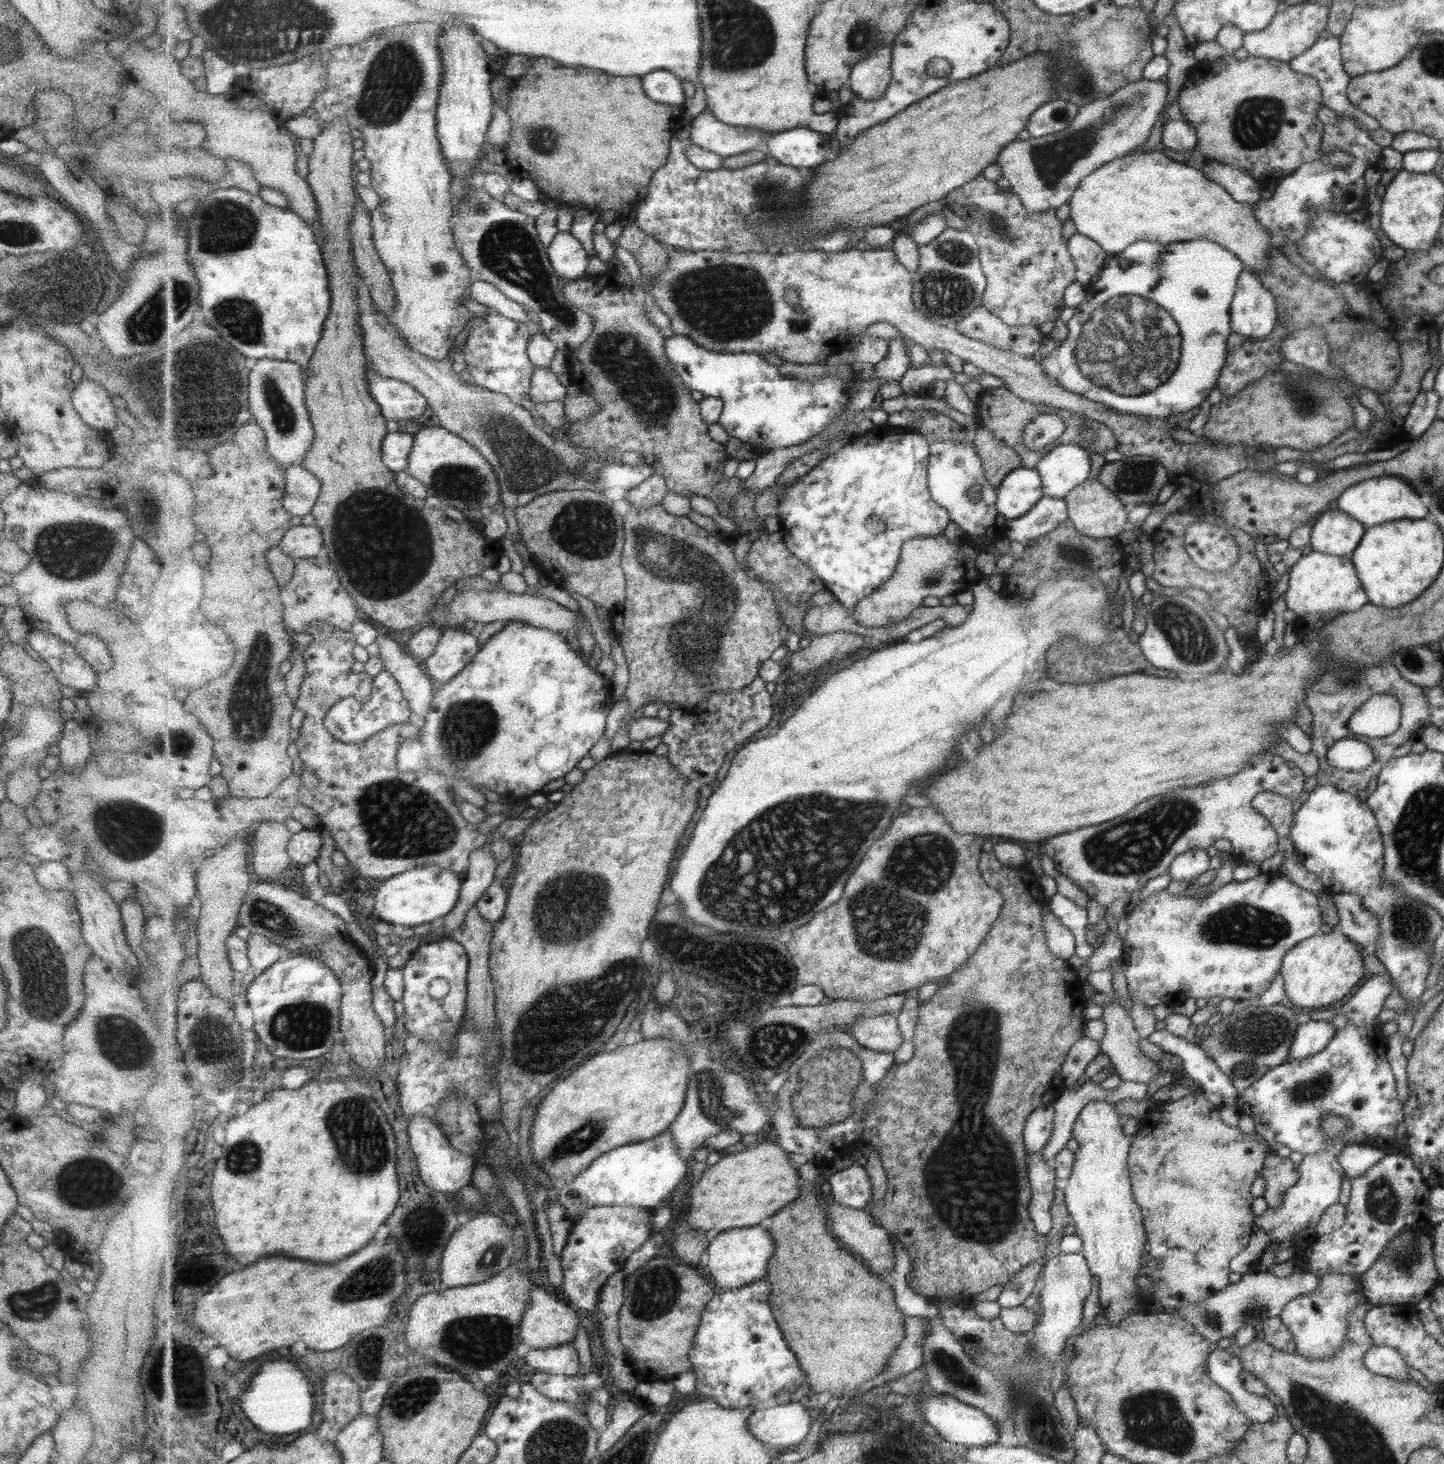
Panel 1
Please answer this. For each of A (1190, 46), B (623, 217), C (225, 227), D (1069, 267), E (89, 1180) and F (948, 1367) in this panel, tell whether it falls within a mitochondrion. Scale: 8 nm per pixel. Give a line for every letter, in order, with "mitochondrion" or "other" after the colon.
A: other
B: other
C: mitochondrion
D: other
E: mitochondrion
F: mitochondrion

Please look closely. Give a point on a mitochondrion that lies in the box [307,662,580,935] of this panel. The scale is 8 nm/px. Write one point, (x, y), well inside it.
(400, 820)

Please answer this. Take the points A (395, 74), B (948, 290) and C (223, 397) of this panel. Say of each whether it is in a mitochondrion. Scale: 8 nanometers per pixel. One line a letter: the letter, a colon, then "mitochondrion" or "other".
A: mitochondrion
B: mitochondrion
C: mitochondrion

